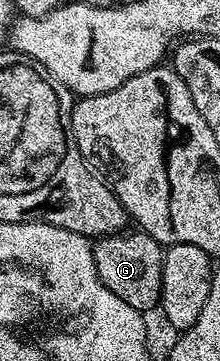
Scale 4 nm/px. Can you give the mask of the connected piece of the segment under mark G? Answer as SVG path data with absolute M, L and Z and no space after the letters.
M142 232L106 235L94 243L93 260L97 276L113 296L121 296L129 308L140 312L156 309L161 296L161 272L163 271L163 243L153 240L153 236Z

